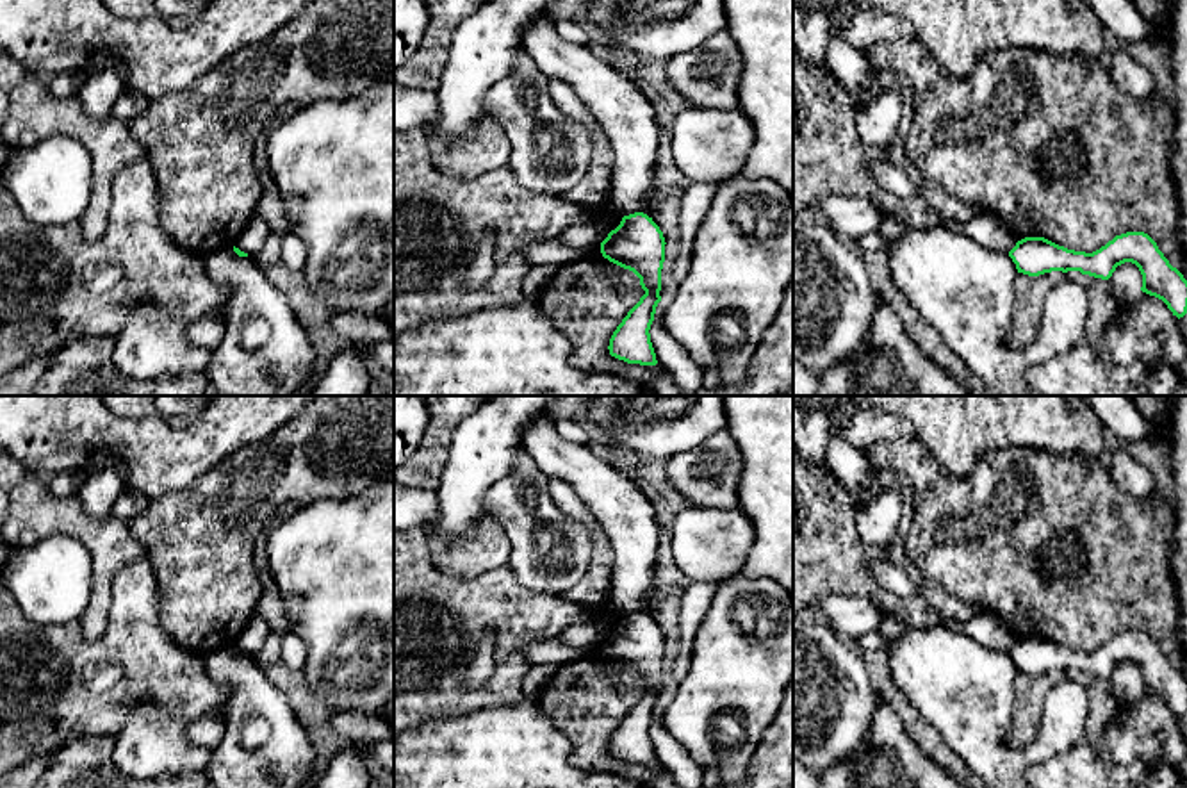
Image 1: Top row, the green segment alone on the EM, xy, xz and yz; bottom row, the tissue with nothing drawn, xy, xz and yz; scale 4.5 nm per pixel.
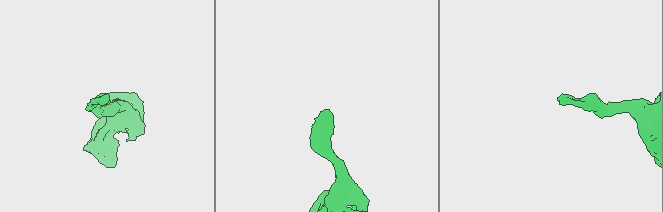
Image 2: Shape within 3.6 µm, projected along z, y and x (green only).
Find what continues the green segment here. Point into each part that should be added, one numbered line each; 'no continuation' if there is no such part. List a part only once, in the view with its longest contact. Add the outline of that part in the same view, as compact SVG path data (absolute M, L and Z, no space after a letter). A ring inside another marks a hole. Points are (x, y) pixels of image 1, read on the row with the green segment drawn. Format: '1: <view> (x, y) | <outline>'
no continuation

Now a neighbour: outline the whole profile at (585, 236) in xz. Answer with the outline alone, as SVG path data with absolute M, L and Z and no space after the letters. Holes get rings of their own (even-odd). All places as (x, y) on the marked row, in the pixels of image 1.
M588 221L565 228L558 241L577 250L599 246L610 234L606 221Z

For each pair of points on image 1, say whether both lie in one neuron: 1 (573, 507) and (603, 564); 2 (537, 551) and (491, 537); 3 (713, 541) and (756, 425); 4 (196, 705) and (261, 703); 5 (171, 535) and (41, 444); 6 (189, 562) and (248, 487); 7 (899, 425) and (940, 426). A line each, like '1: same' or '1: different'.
1: same
2: different
3: different
4: different
5: different
6: same
7: different

